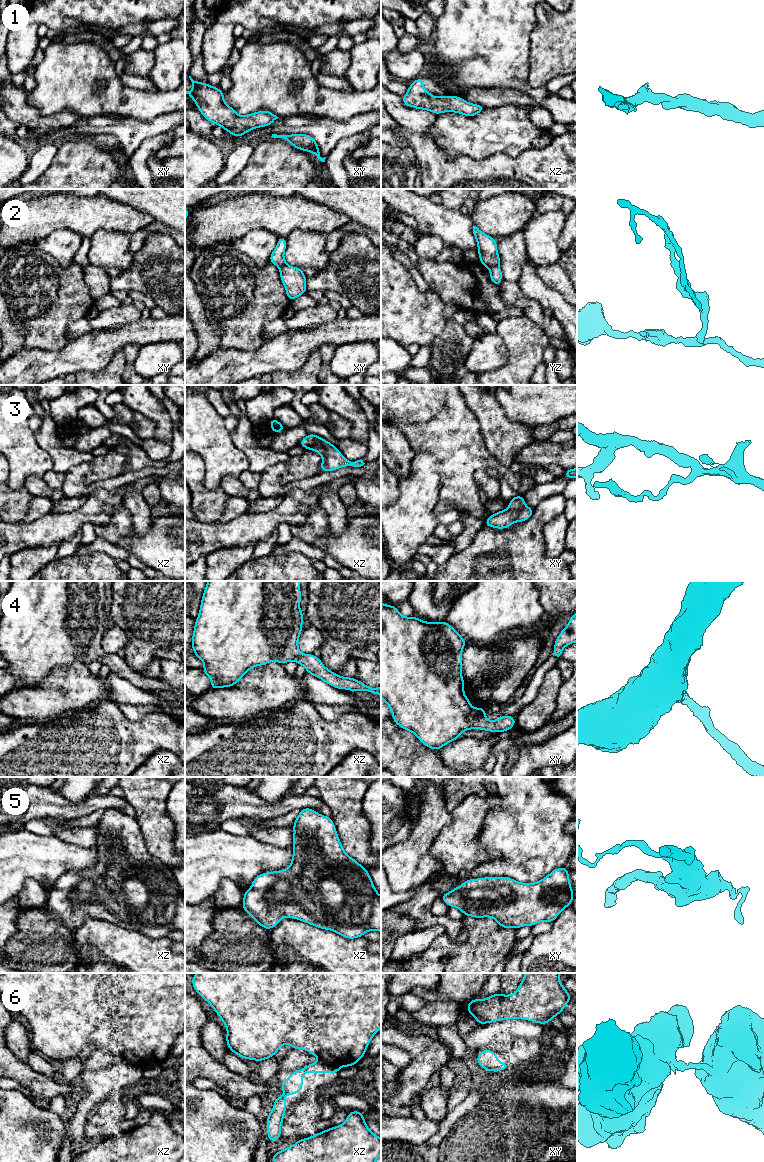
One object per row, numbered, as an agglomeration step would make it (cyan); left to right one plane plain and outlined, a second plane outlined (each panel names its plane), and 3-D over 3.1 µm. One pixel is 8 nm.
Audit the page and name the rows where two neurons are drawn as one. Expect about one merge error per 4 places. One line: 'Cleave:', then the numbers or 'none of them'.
Cleave: 2

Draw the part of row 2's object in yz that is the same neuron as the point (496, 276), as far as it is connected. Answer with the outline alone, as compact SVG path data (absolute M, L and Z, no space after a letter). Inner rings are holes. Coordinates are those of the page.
M499 266L489 267L491 281L499 287L501 280L503 279L502 272Z

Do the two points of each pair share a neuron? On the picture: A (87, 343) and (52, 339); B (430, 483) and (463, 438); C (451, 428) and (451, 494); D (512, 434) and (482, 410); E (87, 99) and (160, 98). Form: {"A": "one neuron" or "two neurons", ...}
{"A": "two neurons", "B": "two neurons", "C": "one neuron", "D": "one neuron", "E": "one neuron"}

